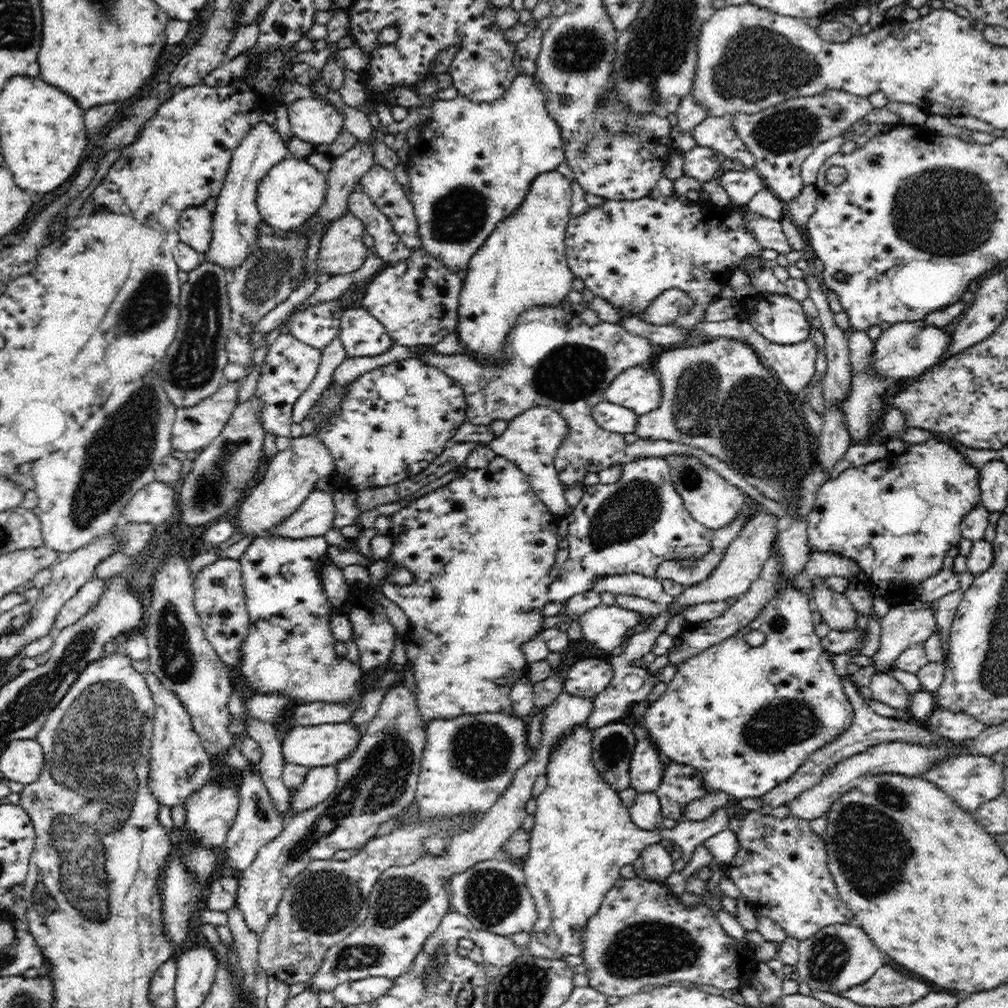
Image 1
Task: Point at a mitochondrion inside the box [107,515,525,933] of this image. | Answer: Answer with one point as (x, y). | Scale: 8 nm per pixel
(380, 781)

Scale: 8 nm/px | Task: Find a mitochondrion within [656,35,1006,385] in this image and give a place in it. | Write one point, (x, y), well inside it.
(924, 198)

